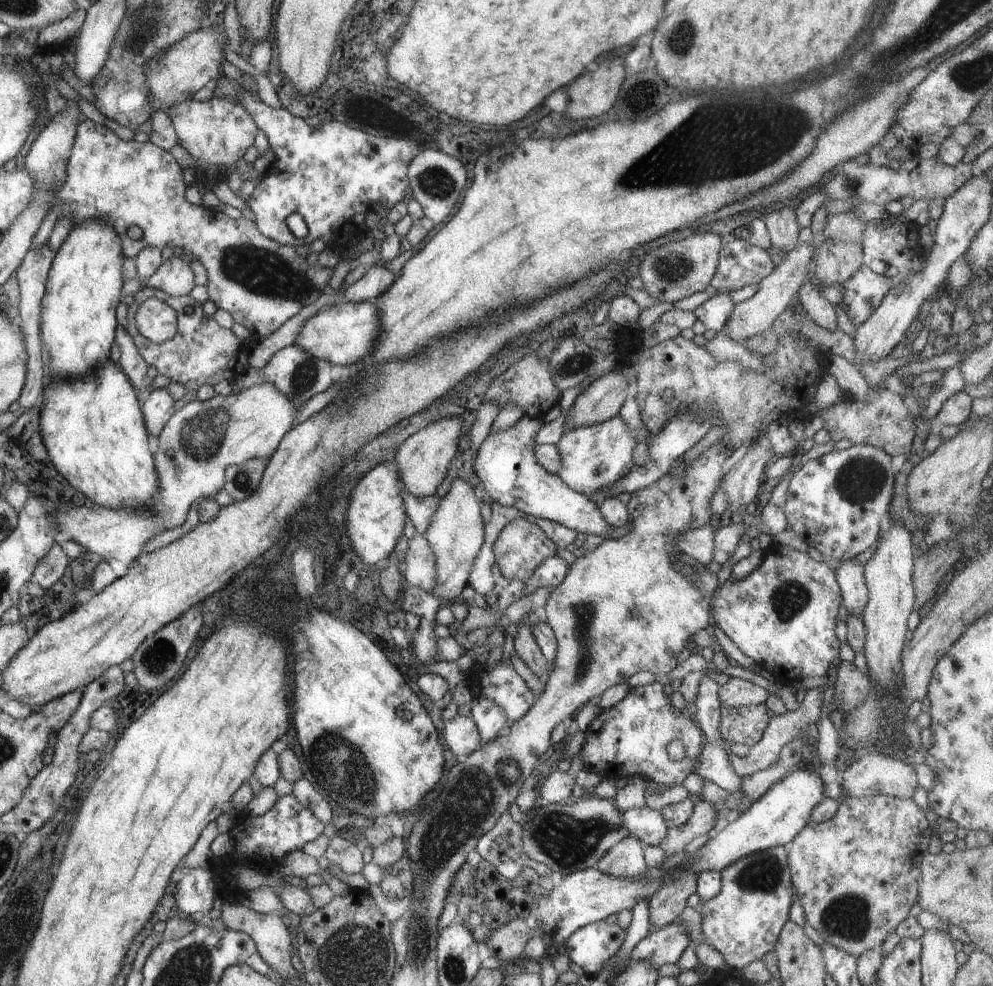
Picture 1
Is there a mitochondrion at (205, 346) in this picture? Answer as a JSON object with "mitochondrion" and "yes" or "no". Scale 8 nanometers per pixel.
{"mitochondrion":"no"}

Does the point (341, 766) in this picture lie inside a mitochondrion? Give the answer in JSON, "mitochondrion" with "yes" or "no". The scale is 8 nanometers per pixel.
{"mitochondrion":"yes"}

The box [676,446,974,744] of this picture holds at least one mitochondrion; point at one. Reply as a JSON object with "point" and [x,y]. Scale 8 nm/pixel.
{"point":[860,479]}

